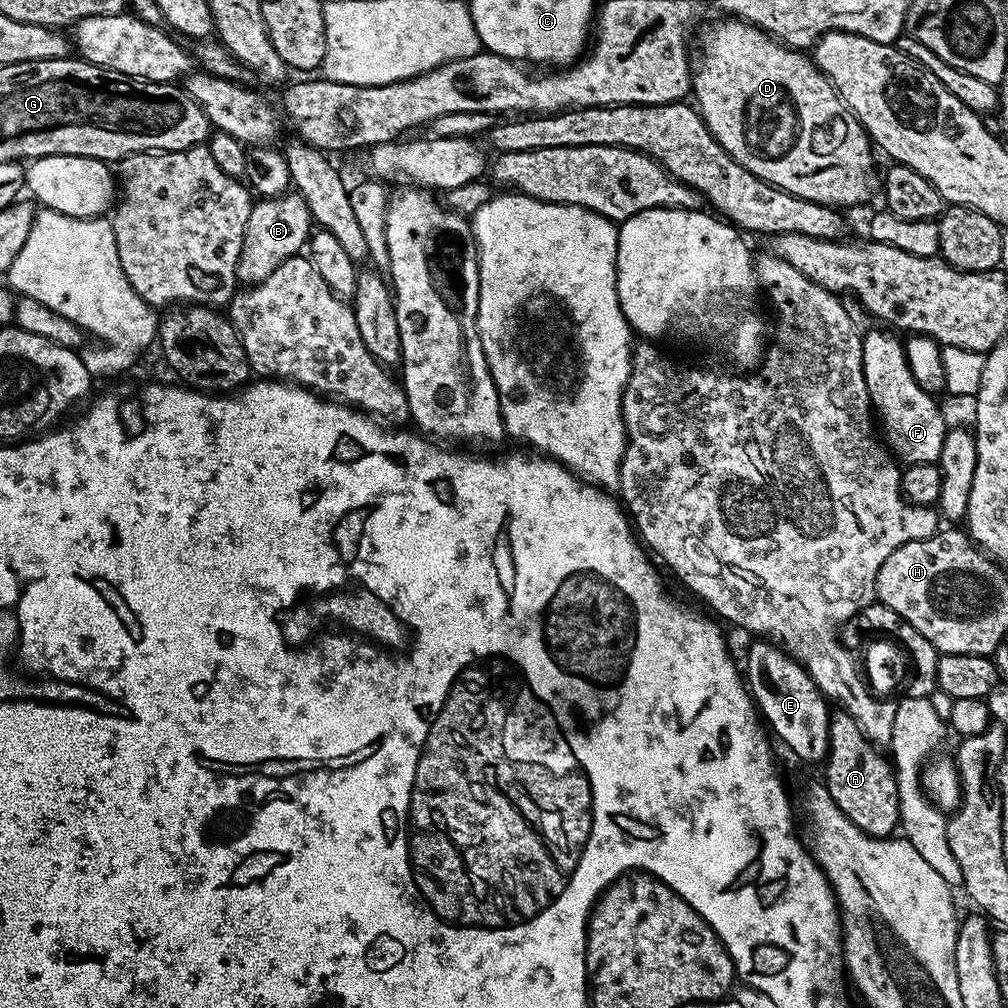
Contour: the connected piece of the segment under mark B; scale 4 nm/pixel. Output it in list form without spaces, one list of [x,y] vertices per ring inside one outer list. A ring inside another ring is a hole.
[[[298,194],[257,199],[250,210],[250,218],[246,218],[242,250],[238,254],[236,267],[237,281],[241,285],[251,286],[270,278],[282,262],[297,255],[307,245],[313,224],[306,202]]]

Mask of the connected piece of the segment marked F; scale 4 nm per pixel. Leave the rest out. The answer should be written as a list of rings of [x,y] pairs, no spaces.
[[[876,327],[878,328],[863,333],[862,366],[866,390],[883,443],[890,449],[893,457],[905,465],[936,464],[942,454],[946,431],[937,397],[914,378],[908,365],[908,356],[904,352],[904,344],[898,338],[900,336],[883,327]]]

